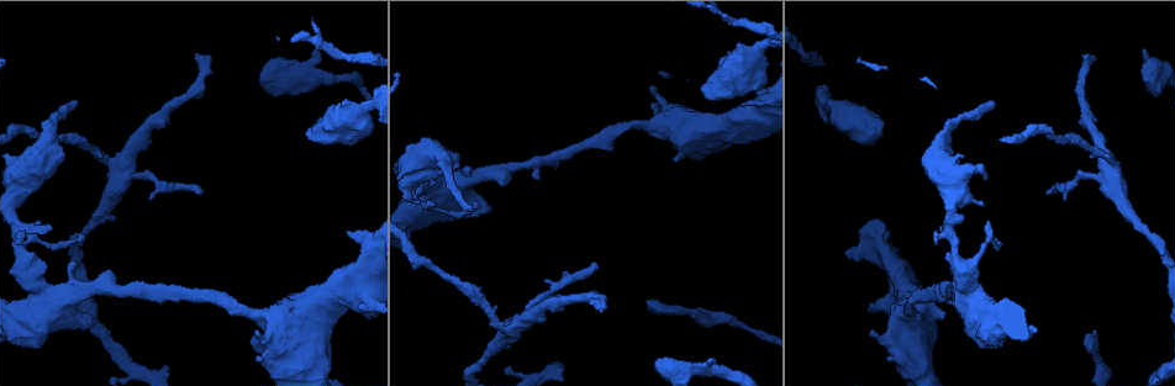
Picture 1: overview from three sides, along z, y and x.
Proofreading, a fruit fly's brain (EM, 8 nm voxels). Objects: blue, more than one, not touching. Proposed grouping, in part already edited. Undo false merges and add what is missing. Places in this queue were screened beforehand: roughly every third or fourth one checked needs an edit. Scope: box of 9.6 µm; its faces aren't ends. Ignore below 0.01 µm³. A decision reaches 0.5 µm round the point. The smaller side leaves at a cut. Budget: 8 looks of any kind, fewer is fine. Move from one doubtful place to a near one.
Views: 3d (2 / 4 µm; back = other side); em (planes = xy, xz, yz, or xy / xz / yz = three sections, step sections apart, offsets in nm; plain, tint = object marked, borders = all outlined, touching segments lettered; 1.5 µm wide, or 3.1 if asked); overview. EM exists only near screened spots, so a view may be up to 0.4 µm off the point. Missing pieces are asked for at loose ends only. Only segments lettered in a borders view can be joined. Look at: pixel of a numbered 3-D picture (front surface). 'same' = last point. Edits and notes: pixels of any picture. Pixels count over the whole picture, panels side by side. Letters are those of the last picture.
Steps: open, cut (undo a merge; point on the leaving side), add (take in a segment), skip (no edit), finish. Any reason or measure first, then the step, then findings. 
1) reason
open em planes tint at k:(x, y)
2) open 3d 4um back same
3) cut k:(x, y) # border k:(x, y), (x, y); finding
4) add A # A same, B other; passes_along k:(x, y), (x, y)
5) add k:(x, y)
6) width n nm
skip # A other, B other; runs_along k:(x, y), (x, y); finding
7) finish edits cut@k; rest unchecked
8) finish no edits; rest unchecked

open em yz step 8 borders at 1:(81, 234)

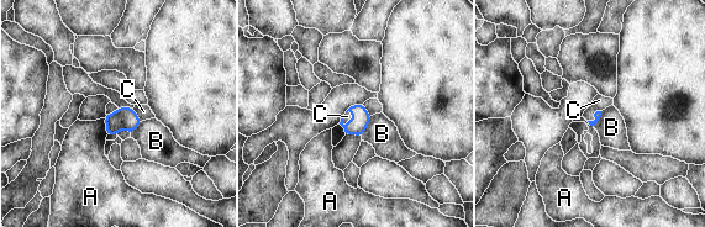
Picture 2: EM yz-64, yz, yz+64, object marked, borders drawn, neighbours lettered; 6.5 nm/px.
cut it another way
open em planes borders same

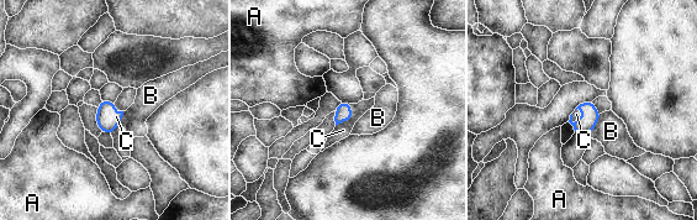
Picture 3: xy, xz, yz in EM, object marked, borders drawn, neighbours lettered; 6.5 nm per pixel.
width 110 nm
skip # A other, B other, C other; border 3:(350, 104), (352, 118), (336, 126); no lettered segment goes on from it

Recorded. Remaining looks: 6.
free end
open 3d 4um back at 1:(651, 85)

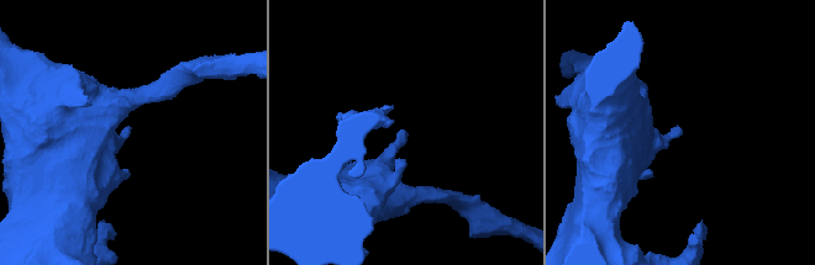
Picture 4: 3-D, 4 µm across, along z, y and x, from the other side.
shape alone is not enough
open em xy step 8 borders at 4:(680, 129)

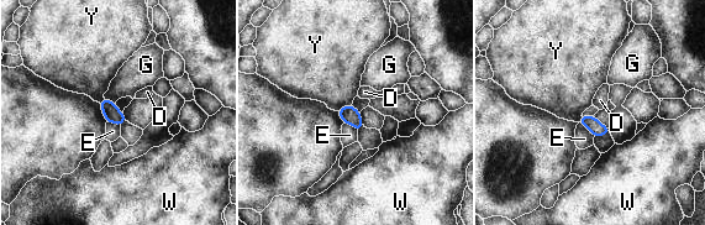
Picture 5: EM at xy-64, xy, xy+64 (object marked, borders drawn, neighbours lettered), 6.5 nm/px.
skip # D other, E other, G other, W other, Y other; border 5:(105, 98), (115, 103); no lettered segment goes on from it

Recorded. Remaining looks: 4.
branch stops here
open em xy step 4 borders at 1:(253, 338)

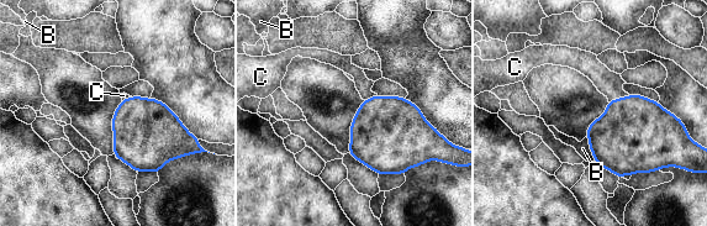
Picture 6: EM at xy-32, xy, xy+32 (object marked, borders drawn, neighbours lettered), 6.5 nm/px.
open em xz step 8 borders same

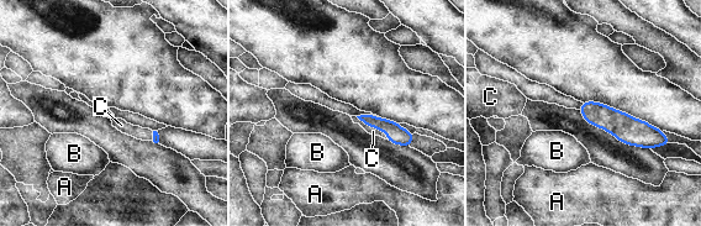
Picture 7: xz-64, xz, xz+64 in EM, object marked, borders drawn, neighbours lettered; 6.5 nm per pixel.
add C # A other, B other, C same; passes_along 7:(398, 135), (373, 126), (373, 131); the neuron continues

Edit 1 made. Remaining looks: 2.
finish edits add@7; rest unchecked

